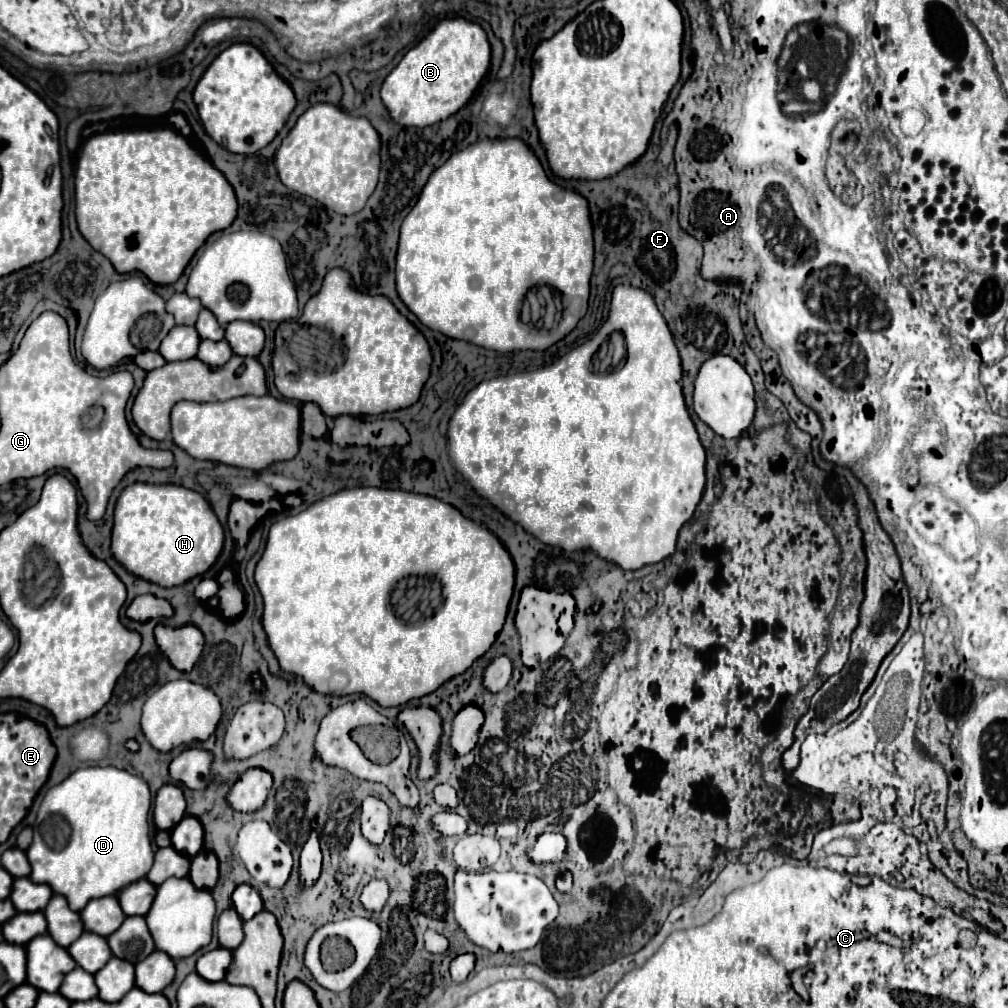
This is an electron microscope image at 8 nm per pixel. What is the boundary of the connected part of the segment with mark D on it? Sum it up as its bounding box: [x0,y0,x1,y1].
[26,766,154,912]

